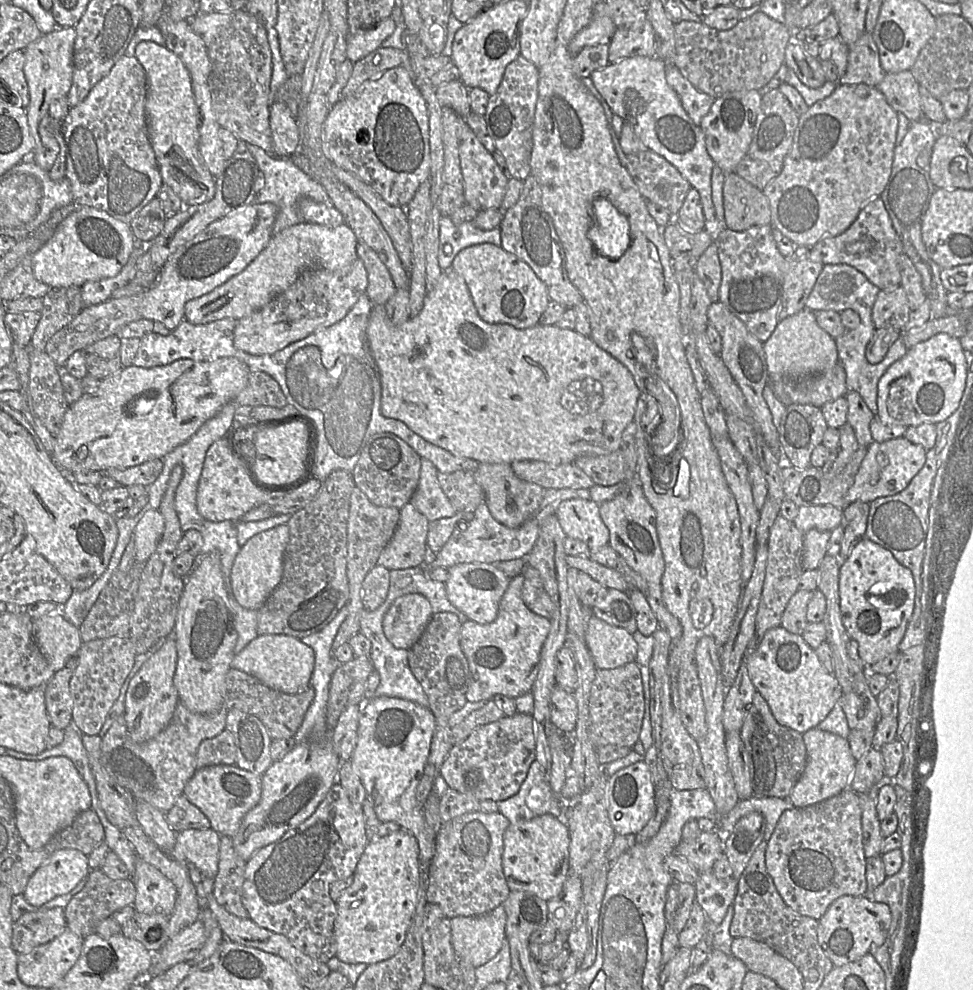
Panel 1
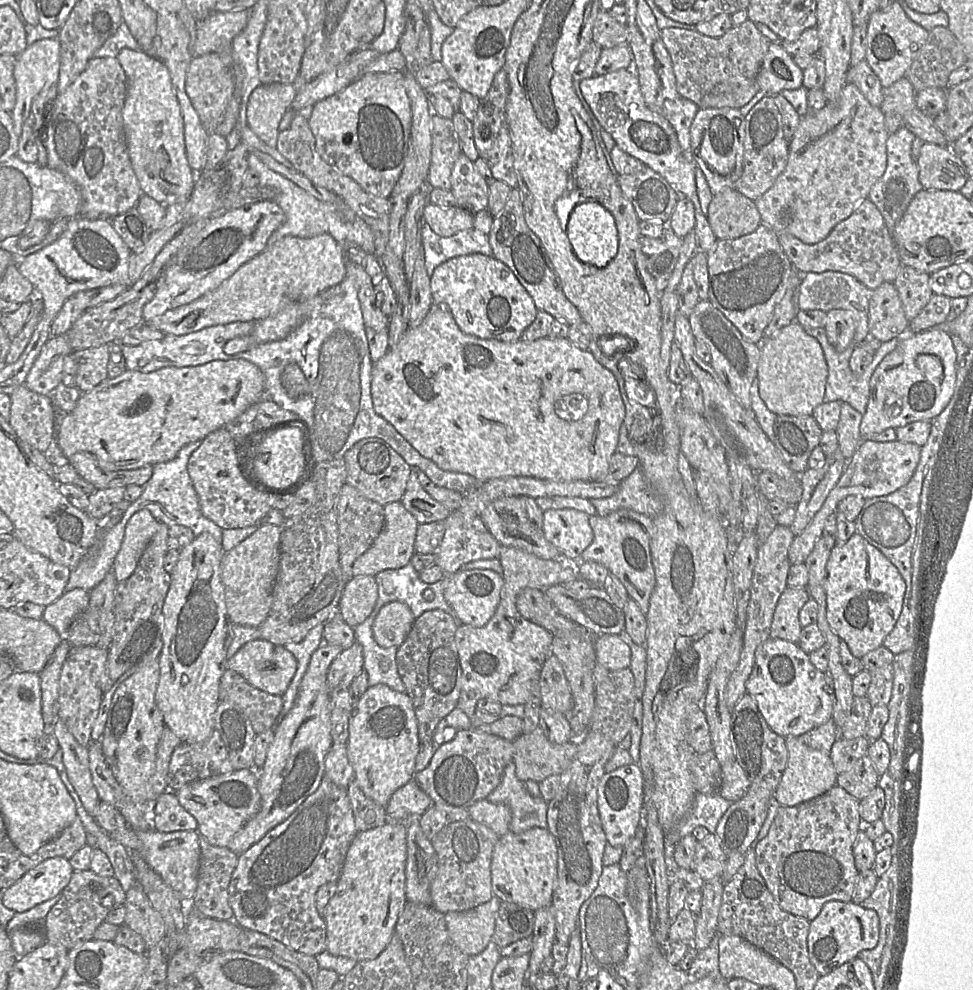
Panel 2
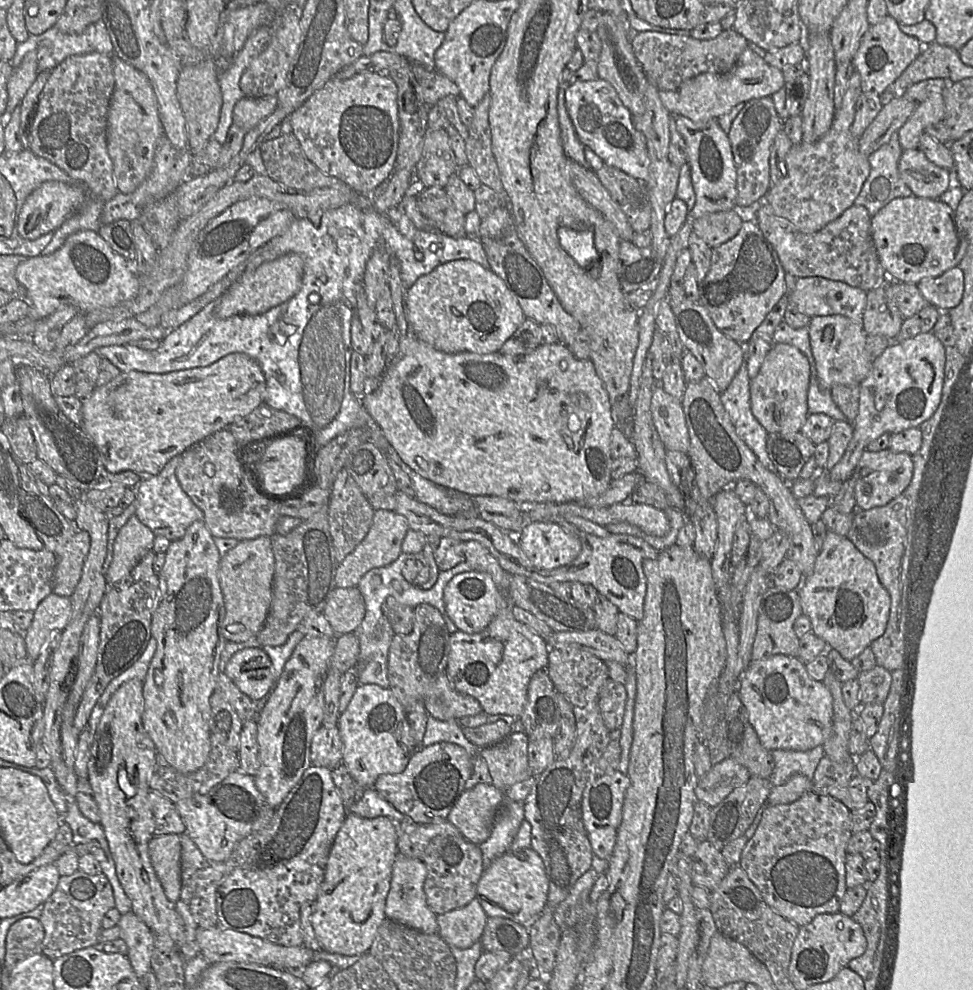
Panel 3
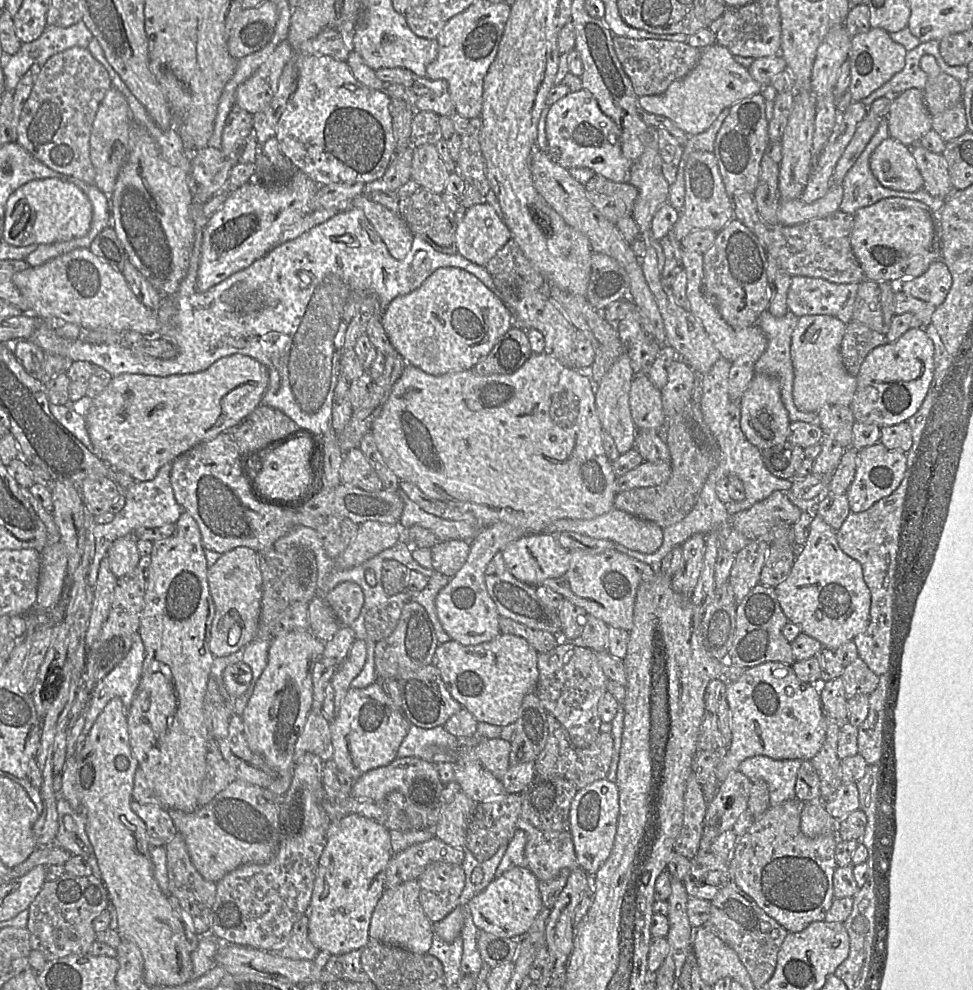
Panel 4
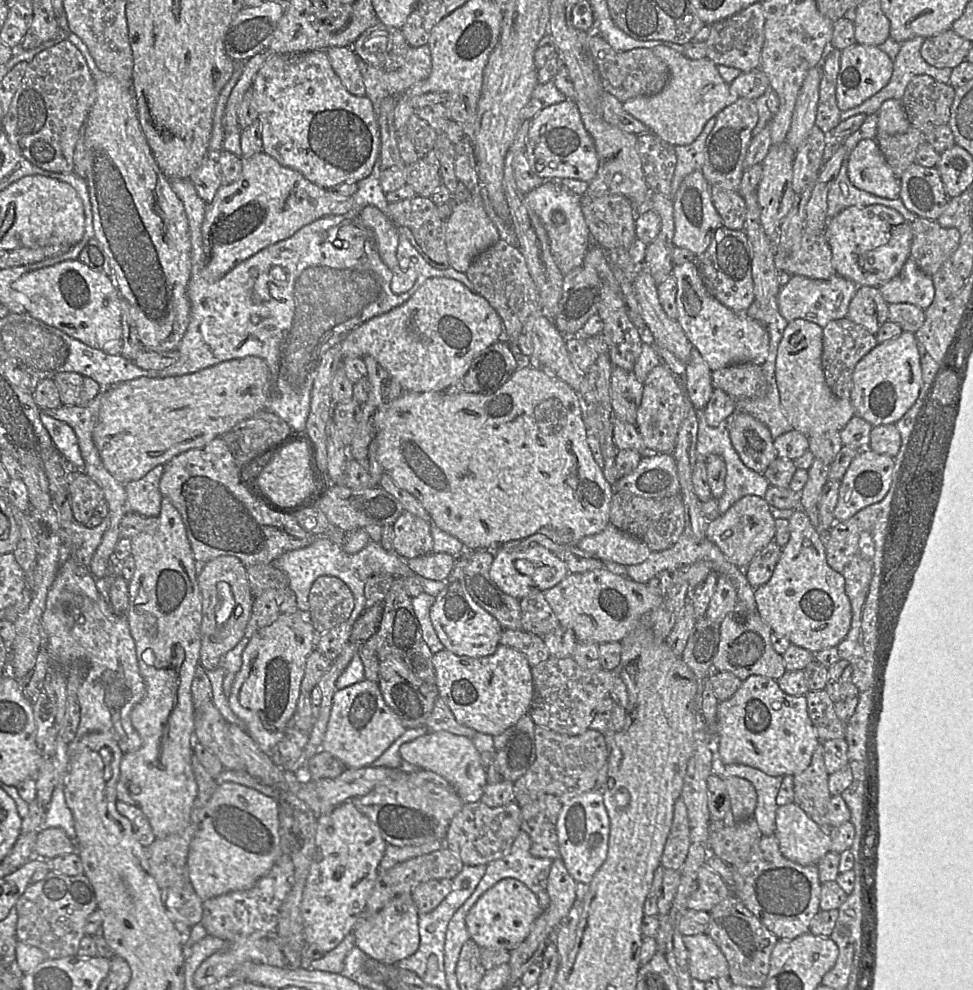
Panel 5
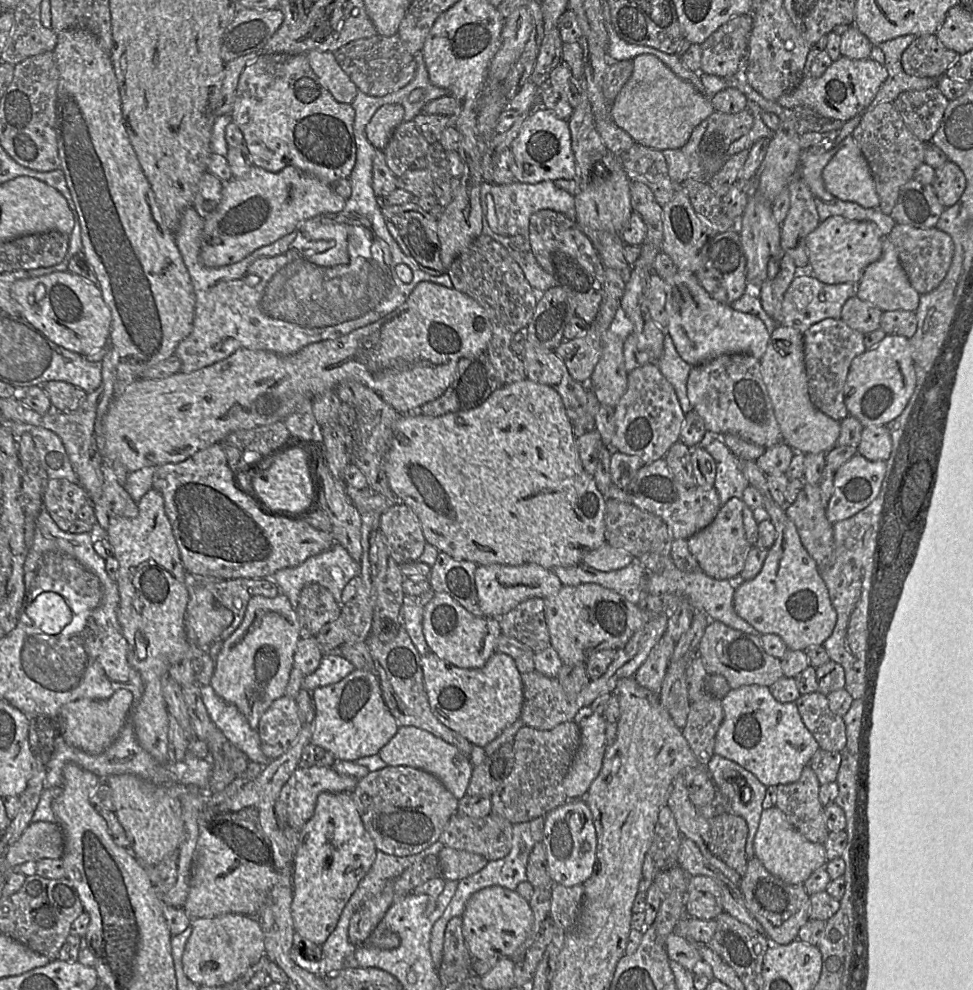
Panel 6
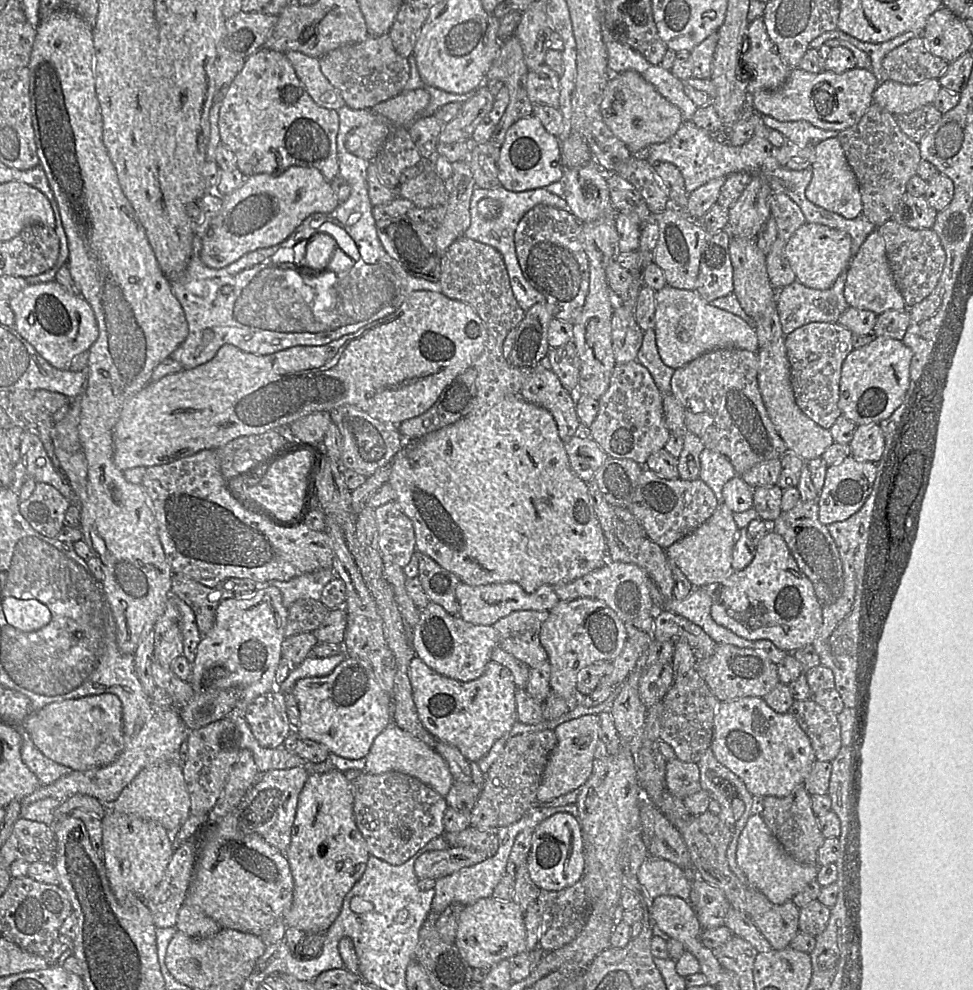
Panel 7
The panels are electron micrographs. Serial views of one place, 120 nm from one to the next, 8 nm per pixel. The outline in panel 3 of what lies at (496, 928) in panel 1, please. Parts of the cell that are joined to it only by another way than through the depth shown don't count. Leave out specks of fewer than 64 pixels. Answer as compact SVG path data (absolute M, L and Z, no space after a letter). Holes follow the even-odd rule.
M478 899L436 917L438 934L449 945L466 949L480 941L489 917Z

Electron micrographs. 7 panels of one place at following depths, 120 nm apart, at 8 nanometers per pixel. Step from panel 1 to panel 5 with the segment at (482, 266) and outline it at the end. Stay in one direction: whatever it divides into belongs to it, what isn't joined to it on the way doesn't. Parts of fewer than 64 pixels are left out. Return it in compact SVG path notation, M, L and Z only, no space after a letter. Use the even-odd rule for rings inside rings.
M446 277L428 278L419 289L402 305L393 308L392 310L374 317L360 326L354 328L340 341L342 356L344 357L373 357L393 378L395 378L404 391L413 392L433 392L446 390L456 383L469 369L473 359L479 355L487 347L499 340L503 324L497 312L492 308L489 302L478 295L474 290L470 290L463 283Z

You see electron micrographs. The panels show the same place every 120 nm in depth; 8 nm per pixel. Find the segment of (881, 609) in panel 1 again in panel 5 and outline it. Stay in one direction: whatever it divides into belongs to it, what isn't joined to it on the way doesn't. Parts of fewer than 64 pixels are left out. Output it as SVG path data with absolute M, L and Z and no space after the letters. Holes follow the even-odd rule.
M801 509L794 510L788 520L789 541L782 548L781 557L770 580L754 590L755 604L773 633L781 634L788 638L791 644L816 653L836 647L846 637L851 626L851 603L845 592L844 577L827 563L824 534L814 527Z

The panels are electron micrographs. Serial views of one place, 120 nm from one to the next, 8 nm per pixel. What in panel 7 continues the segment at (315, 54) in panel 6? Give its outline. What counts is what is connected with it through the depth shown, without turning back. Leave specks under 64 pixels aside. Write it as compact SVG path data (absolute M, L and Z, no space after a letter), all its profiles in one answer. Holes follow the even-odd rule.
M286 52L285 55L316 104L336 111L345 105L339 91L330 84L321 72L319 58L310 57L300 52Z

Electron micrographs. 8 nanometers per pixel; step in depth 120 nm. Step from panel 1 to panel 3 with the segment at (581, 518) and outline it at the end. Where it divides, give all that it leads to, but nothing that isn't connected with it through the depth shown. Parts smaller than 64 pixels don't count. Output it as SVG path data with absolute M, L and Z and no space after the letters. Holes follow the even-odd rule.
M533 522L518 536L518 545L535 569L551 570L571 563L580 553L579 534L569 533L554 522Z

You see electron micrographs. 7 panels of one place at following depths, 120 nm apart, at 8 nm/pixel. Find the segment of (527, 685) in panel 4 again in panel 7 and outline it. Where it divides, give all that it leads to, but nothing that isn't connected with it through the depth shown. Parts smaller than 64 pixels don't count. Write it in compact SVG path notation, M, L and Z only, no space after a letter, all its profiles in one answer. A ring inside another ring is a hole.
M420 658L411 660L408 677L412 688L413 701L423 727L437 739L457 747L470 761L478 762L497 740L509 732L518 721L516 707L516 685L511 671L494 661L489 661L479 678L462 682L441 675L428 667Z

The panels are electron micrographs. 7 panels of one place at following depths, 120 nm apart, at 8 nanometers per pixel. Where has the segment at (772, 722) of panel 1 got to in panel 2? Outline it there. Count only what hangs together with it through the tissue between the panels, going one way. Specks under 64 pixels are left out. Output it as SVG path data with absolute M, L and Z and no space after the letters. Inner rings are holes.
M745 694L731 710L730 743L736 761L743 768L750 782L763 782L775 791L788 762L786 738L771 730L756 701L749 694Z

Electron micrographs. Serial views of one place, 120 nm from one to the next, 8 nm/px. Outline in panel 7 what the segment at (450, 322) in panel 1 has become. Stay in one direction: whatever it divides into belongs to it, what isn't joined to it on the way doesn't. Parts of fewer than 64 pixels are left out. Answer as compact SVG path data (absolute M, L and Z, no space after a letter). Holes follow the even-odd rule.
M513 395L507 397L506 399L489 408L481 415L467 415L459 421L456 421L455 423L443 427L432 433L429 433L418 440L405 441L403 447L398 451L398 453L392 460L392 469L389 475L388 482L394 490L394 501L412 521L415 531L417 552L430 557L441 567L457 575L461 583L465 583L471 586L479 586L495 583L515 582L519 584L526 592L532 593L542 585L550 585L554 587L558 584L569 583L594 570L603 567L607 563L607 546L605 542L605 537L600 521L595 512L594 504L589 495L588 483L580 479L571 468L569 457L565 449L565 442L559 436L558 427L554 417L546 408L527 402L520 395Z

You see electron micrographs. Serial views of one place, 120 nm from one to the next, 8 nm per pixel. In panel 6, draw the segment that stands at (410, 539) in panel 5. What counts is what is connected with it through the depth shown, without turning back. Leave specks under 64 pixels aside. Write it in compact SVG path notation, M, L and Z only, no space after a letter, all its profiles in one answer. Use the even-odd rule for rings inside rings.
M392 503L379 517L379 530L397 564L419 560L427 542L420 520L409 506Z

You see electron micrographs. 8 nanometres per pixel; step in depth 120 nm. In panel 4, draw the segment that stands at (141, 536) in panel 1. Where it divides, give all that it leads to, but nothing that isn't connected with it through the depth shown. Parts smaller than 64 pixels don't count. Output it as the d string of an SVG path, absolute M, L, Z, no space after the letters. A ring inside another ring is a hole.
M132 535L117 538L107 556L114 576L117 579L122 578L135 570L141 558L137 539Z

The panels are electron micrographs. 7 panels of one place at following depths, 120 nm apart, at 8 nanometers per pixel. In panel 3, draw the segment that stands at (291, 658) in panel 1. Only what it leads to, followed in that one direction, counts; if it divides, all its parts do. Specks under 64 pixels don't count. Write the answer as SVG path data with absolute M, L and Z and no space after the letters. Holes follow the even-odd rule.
M262 647L236 652L226 663L224 673L252 700L268 697L277 681L272 662Z

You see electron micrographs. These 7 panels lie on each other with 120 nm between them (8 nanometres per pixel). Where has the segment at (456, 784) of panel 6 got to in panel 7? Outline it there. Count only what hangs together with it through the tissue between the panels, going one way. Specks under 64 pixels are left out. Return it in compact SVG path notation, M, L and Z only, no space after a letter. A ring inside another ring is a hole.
M391 723L373 741L363 773L372 775L396 771L412 776L433 788L442 796L447 796L455 780L445 759L426 743Z

